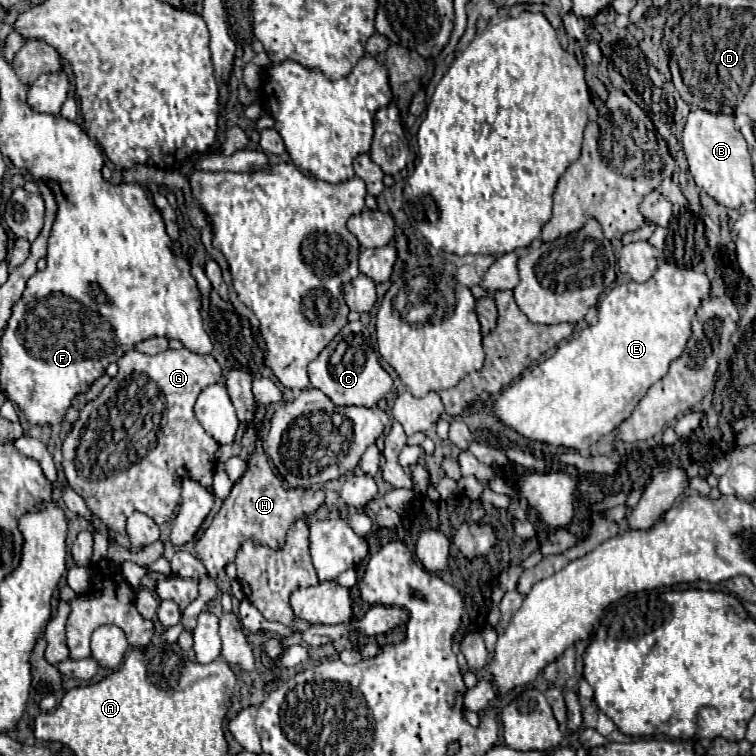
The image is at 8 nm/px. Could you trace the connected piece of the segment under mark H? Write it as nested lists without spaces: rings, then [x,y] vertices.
[[[264,426],[258,428],[258,440],[254,444],[254,452],[246,464],[244,476],[234,484],[230,496],[222,502],[220,512],[212,518],[212,522],[204,530],[204,534],[194,542],[196,558],[204,564],[210,578],[216,578],[218,572],[226,568],[226,564],[234,562],[240,544],[246,540],[254,540],[272,550],[280,550],[284,546],[286,532],[298,520],[312,516],[324,504],[326,494],[322,490],[306,492],[302,488],[286,490],[282,486],[280,476],[276,474],[274,466],[270,466],[268,456],[262,448],[262,428]]]

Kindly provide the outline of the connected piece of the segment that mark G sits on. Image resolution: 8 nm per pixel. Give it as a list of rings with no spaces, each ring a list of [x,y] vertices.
[[[188,348],[148,356],[130,350],[118,360],[118,376],[102,390],[102,394],[80,410],[80,418],[62,444],[62,468],[72,490],[86,502],[90,512],[116,534],[126,536],[126,520],[138,510],[148,514],[162,526],[180,506],[180,486],[174,484],[176,468],[184,466],[188,476],[196,476],[210,488],[218,444],[212,440],[194,416],[196,396],[210,384],[222,380],[222,368],[214,356],[200,356]]]

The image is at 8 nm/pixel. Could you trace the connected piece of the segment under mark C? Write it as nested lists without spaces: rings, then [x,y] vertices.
[[[348,322],[334,340],[308,364],[308,378],[314,388],[322,390],[334,404],[372,408],[392,388],[390,374],[380,366],[378,354],[372,348],[370,332],[362,322]]]

